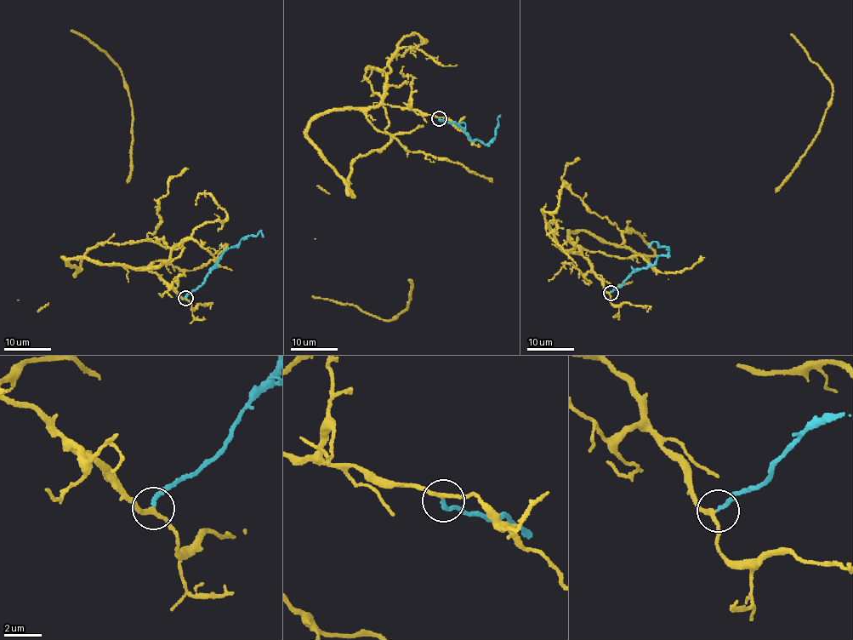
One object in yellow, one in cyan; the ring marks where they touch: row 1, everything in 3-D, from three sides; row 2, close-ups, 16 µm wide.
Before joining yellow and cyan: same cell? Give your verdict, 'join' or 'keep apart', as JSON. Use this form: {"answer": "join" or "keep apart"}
{"answer": "join"}

